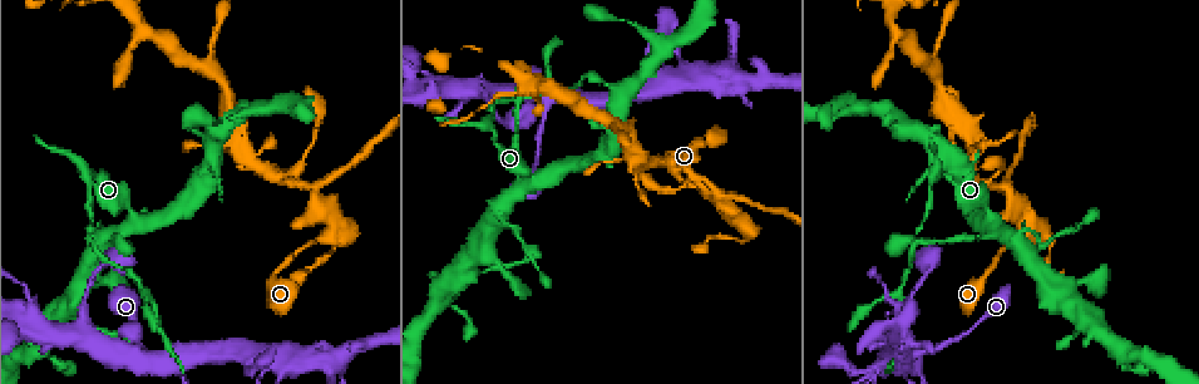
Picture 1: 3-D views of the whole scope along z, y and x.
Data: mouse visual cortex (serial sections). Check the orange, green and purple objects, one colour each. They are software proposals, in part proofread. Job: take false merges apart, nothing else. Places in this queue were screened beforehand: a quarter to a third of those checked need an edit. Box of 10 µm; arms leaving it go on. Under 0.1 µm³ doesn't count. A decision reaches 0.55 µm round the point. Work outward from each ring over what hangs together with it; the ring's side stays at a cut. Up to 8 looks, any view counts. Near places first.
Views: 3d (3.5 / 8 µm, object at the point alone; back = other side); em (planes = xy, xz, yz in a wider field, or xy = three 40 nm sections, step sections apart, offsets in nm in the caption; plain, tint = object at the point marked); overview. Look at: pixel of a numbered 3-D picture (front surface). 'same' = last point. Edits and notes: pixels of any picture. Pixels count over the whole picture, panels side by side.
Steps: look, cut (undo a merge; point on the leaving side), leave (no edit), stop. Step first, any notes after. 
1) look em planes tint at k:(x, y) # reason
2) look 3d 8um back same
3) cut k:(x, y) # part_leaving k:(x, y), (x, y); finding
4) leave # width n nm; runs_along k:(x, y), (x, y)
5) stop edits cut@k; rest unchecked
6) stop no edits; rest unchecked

look 3d 3.5um at 1:(911, 298)

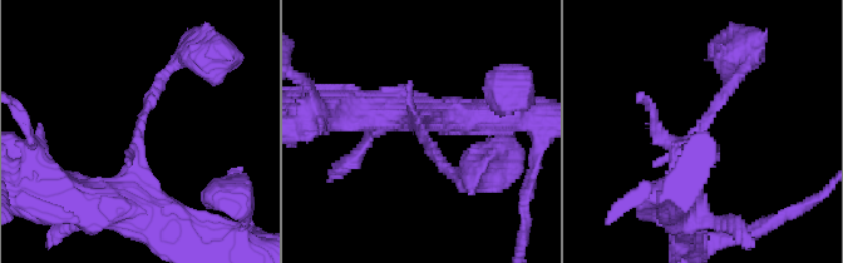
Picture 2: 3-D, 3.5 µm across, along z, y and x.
look em planes tint at 2:(142, 137)

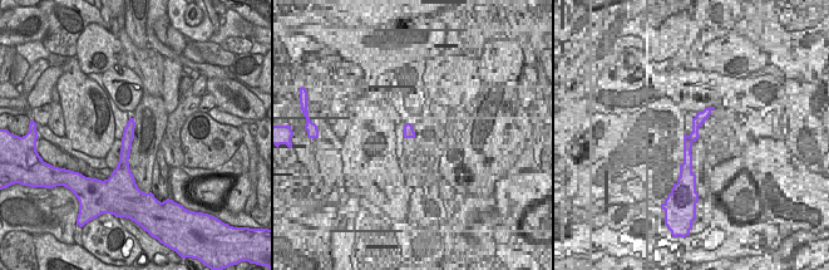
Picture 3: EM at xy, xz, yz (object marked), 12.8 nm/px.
look em xy step 1 tint same # cut it another way

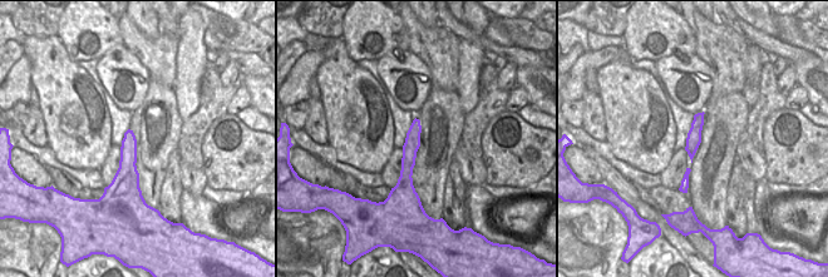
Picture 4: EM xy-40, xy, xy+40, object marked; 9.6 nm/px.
leave # runs_along 2:(683, 212), (699, 130), (744, 69); all the same cell

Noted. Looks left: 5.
look 3d 3.5um at 1:(937, 172) # sharp bend

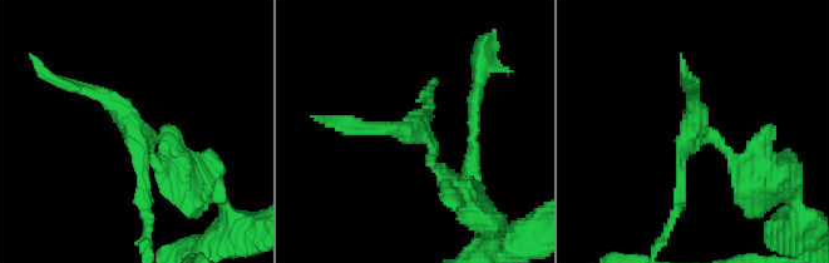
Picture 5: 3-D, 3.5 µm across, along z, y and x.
look em planes tint at 5:(141, 132) # now the EM

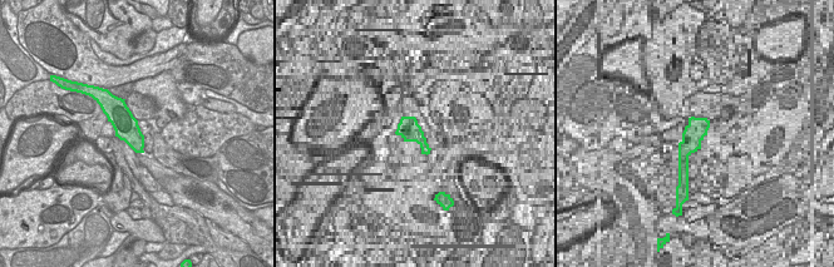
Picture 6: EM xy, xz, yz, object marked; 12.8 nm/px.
cut 5:(424, 135) # part_leaving 5:(430, 164), (427, 113); two cells meet here

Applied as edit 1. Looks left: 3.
look 3d 8um back at 1:(1003, 189) # three arms meet

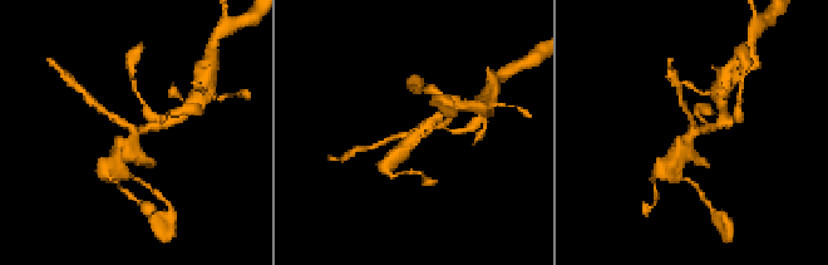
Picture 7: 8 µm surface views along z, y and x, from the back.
look em xy step 2 tint same

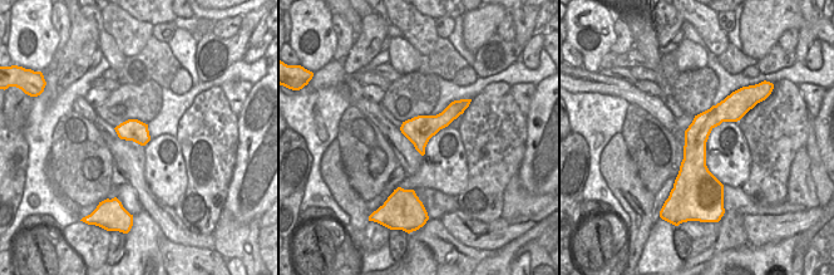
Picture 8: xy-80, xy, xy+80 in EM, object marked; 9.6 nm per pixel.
leave # arm_widths 200, 200, 350 nm; runs_along 8:(733, 97), (696, 134), (696, 192); continuous, no second cell

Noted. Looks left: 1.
stop edits cut@5; rest unchecked

